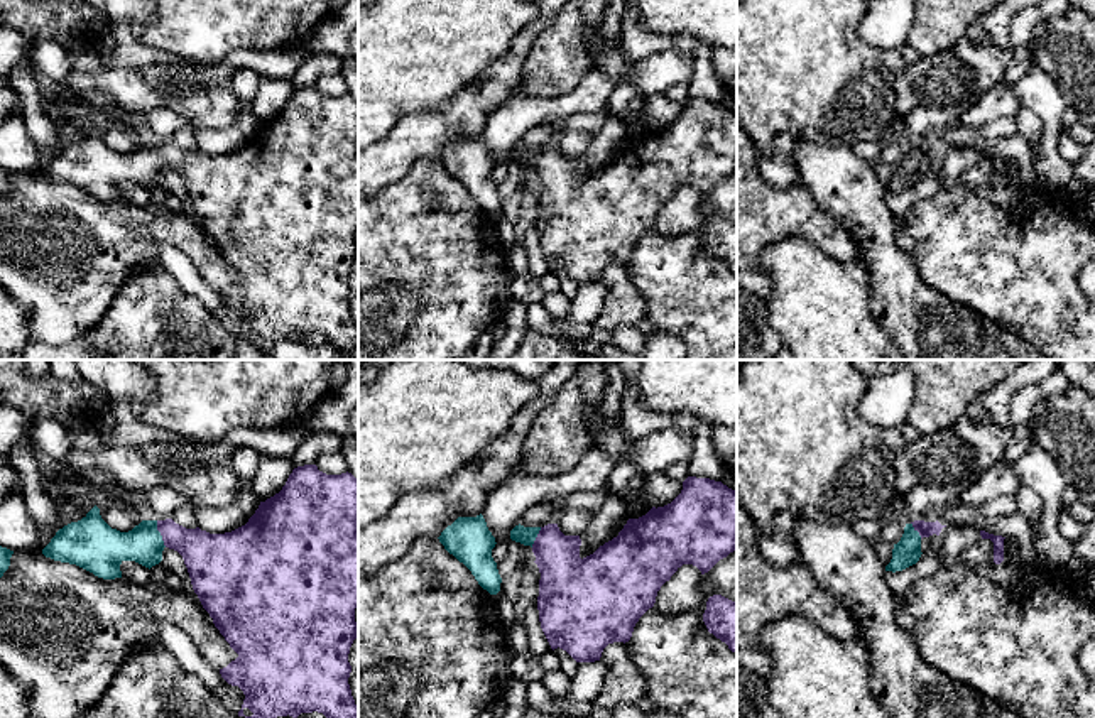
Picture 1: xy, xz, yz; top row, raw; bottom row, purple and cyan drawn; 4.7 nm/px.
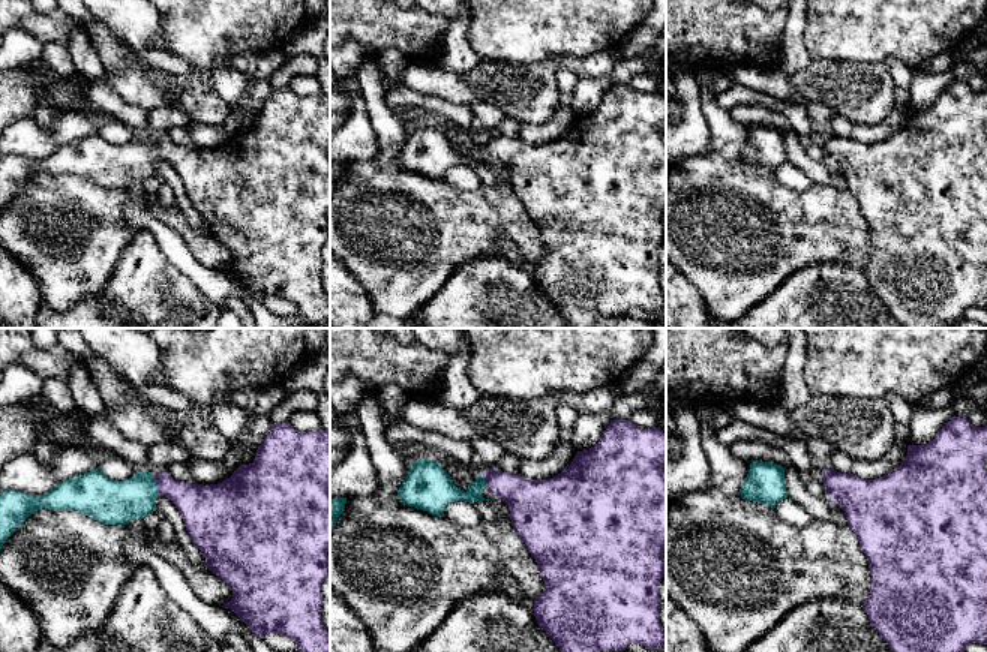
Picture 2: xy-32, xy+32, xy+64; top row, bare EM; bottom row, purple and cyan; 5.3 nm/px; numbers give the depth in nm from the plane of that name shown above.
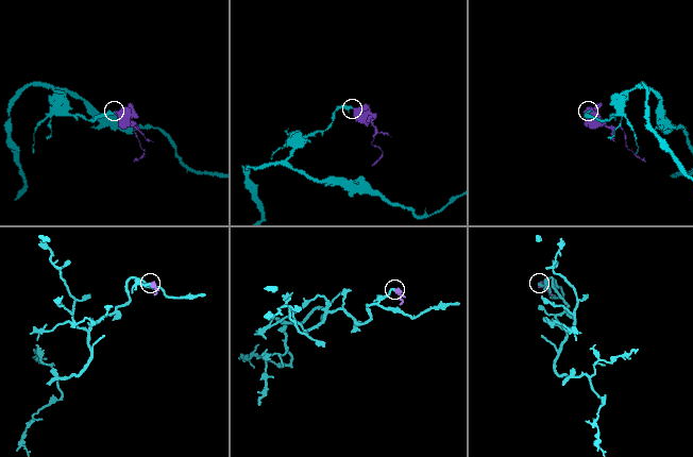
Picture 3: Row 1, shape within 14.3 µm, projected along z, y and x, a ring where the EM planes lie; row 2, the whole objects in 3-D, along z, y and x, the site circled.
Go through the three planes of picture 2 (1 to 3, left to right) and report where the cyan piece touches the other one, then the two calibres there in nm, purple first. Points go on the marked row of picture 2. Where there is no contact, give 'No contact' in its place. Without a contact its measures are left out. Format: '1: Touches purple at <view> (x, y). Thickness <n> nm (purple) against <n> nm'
1: Touches purple at xy-32 (156, 483). Thickness 200 nm (purple) against 240 nm
2: Touches purple at xy+32 (486, 481). Thickness 220 nm (purple) against 150 nm
3: No contact

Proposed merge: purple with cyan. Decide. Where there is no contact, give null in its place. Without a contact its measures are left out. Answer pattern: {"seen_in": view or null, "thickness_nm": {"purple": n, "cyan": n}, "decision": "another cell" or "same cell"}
{"seen_in": "xy", "thickness_nm": {"purple": 220, "cyan": 180}, "decision": "same cell"}

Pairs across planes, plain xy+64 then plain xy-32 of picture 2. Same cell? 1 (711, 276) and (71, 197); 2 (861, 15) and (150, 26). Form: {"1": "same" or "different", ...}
{"1": "same", "2": "different"}

